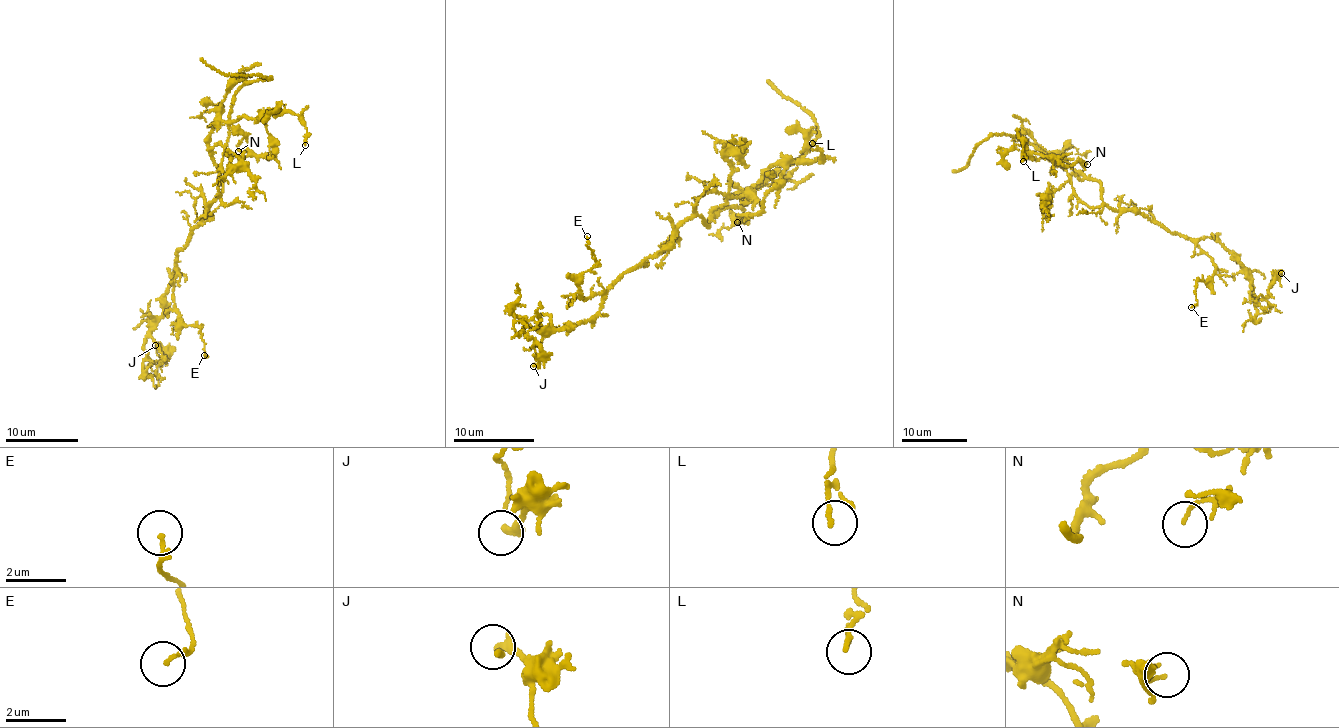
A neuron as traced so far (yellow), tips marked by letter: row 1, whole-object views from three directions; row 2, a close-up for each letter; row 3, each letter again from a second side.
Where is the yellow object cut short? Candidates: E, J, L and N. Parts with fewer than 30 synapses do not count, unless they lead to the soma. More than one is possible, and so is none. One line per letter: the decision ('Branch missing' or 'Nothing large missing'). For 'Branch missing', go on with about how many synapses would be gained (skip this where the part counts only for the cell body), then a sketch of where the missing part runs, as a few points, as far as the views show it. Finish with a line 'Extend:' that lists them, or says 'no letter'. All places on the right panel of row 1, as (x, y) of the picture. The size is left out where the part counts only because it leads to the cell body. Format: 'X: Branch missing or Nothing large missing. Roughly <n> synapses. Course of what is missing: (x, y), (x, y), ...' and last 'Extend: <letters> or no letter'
E: Nothing large missing
J: Nothing large missing
L: Nothing large missing
N: Nothing large missing
Extend: no letter

